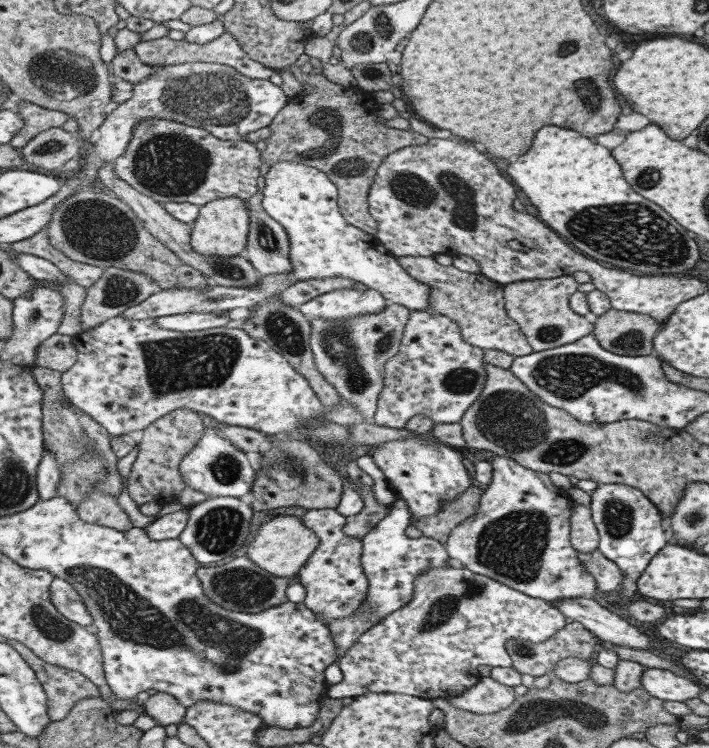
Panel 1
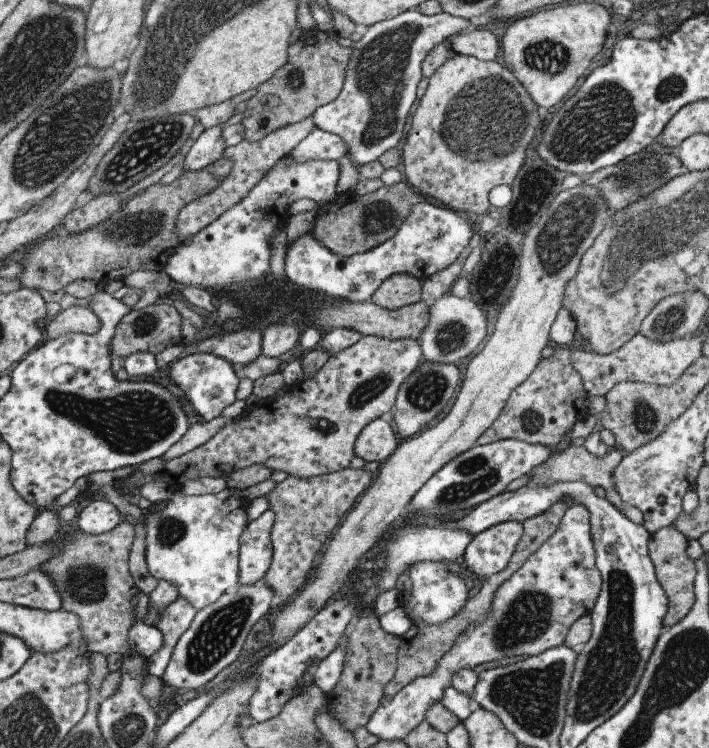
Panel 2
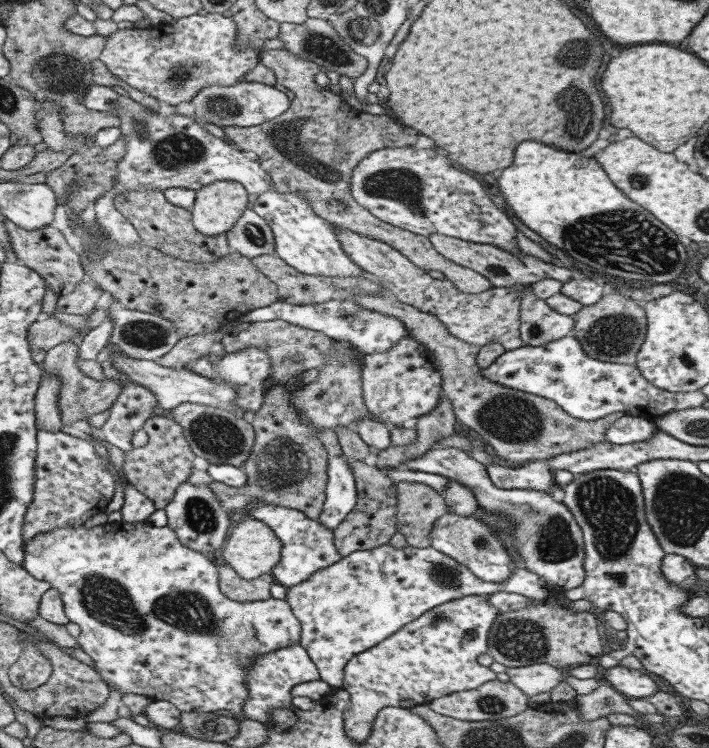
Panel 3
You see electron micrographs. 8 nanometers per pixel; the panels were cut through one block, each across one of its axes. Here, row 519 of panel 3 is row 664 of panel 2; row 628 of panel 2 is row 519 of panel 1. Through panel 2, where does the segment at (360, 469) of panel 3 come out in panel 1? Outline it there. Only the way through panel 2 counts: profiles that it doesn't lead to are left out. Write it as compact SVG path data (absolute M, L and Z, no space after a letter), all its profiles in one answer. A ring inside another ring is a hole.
M356 484L351 487L360 494L363 506L356 515L346 517L342 533L360 539L382 518L386 517L386 514L390 512L391 505L378 503L374 497L372 487L368 487L364 484Z

